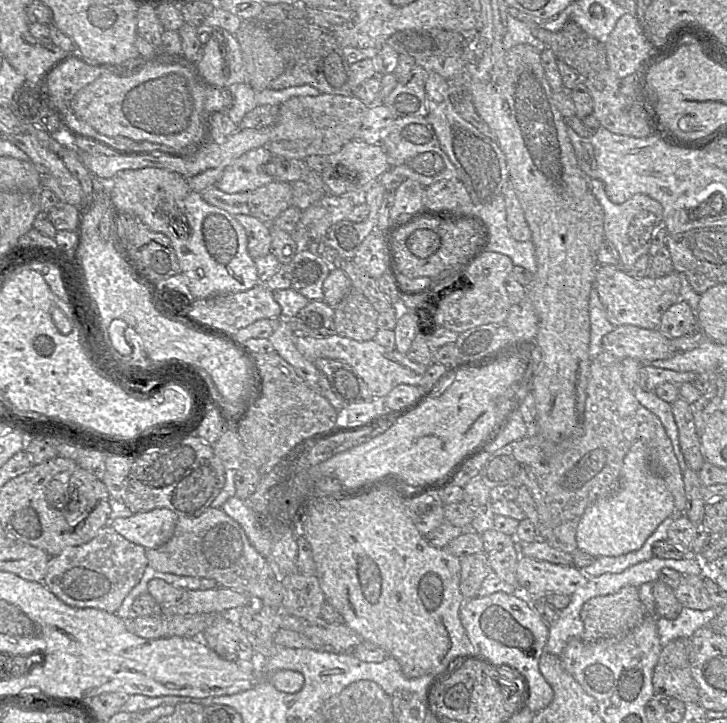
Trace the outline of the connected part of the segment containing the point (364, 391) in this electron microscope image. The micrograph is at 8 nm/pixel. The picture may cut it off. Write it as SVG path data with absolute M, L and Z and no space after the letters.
M318 358L313 364L326 377L330 389L345 405L374 400L366 383L349 364L329 358Z

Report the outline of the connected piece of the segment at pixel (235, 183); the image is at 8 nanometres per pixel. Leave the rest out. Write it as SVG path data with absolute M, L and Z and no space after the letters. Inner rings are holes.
M267 147L252 149L234 160L222 173L216 187L228 194L250 193L274 181L264 171L264 165L273 155Z

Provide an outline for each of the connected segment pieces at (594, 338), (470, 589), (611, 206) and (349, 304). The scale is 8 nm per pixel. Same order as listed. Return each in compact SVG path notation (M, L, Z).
M591 289L589 297L589 317L590 317L590 342L589 357L595 358L601 351L603 337L612 332L616 326L610 323L607 318L607 312L602 304L597 290Z
M485 552L475 553L459 558L460 583L459 590L465 600L477 597L484 579L493 573Z
M590 179L590 188L601 205L604 213L604 236L617 249L620 266L629 271L636 260L648 254L648 249L655 233L664 229L662 205L645 194L635 194L622 204L613 203L605 192L604 183L598 179Z
M351 287L334 307L336 334L360 342L373 340L378 330L378 314L368 299Z

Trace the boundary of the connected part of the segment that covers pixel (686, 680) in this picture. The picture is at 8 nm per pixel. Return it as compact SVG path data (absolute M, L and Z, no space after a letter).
M681 637L662 648L653 671L655 694L664 694L684 703L698 703L699 691L690 670L690 638Z

